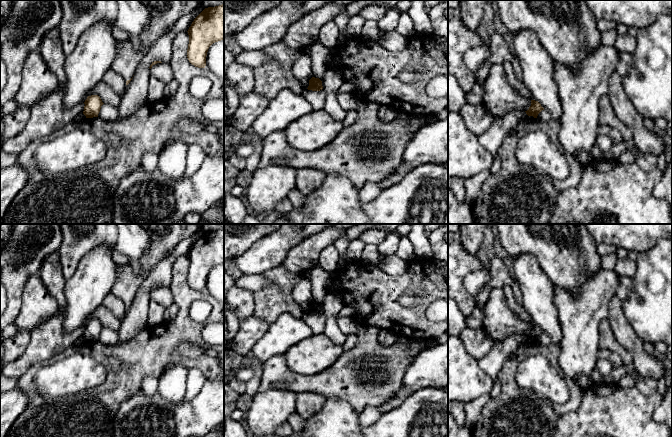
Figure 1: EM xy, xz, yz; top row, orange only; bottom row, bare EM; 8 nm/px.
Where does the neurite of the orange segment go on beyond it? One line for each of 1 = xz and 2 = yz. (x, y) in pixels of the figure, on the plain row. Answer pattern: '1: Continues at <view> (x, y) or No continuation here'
1: No continuation here
2: No continuation here

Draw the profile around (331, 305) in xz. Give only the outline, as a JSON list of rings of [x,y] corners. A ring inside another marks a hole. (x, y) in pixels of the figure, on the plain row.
[[[328,291],[322,301],[322,310],[326,316],[323,334],[334,344],[342,346],[346,340],[346,335],[337,325],[337,315],[343,307],[342,300],[332,291]]]

